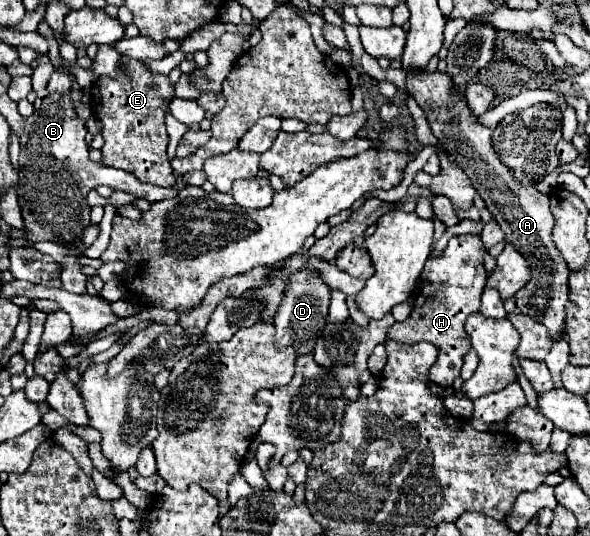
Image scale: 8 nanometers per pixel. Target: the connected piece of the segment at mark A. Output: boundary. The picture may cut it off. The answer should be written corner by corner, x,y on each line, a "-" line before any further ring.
437,71
407,73
407,89
409,95
413,95
415,101
421,105
421,109
425,111
431,131
439,139
439,143
447,149
449,159
457,163
471,179
471,185
485,201
487,211
501,225
505,239
527,259
531,267
531,279
515,293
515,303
519,311
543,323
553,341
561,339
565,335
565,319
567,319
565,305
569,301
567,279
571,271
567,267
567,261
559,255
559,249
551,239
555,217
551,215
549,209
549,197
545,193
539,193
533,187
523,187
515,181
509,167
493,151
491,129
475,121
477,117
469,111
465,97
453,95
449,75

